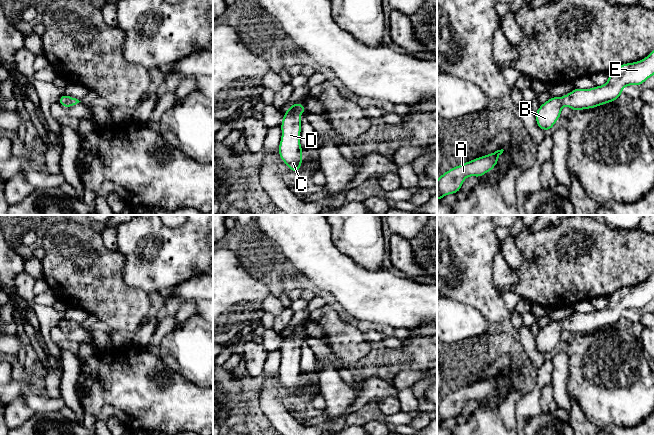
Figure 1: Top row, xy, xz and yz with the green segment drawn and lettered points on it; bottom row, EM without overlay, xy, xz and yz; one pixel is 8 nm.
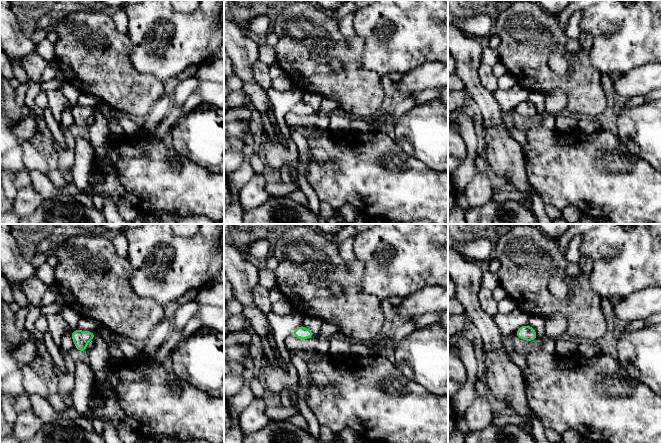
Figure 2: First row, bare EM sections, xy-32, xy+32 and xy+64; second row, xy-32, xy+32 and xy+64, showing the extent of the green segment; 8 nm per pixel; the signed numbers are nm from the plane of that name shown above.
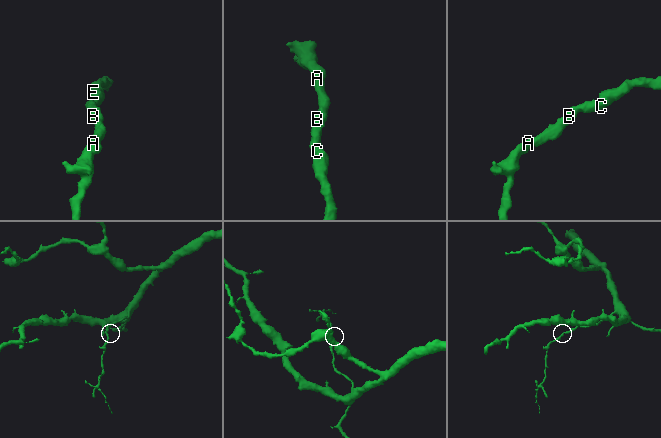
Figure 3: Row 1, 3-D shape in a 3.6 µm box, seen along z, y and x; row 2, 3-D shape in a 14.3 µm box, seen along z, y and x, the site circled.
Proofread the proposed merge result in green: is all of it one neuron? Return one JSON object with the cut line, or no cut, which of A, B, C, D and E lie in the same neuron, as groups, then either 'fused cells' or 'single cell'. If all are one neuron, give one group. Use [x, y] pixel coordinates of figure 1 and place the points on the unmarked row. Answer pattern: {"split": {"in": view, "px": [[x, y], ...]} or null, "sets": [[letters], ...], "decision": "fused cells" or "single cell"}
{"split": null, "sets": [["A", "B", "C", "D", "E"]], "decision": "single cell"}

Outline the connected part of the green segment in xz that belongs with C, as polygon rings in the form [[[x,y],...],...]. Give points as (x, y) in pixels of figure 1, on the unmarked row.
[[[300,326],[293,328],[284,337],[282,348],[280,350],[282,360],[278,370],[279,381],[284,385],[284,388],[286,388],[290,394],[296,396],[297,398],[303,384],[303,372],[300,369],[300,339],[305,335],[307,335],[306,331]]]

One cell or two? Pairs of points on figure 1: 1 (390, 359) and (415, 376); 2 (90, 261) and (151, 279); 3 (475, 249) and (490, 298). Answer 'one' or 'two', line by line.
1: two
2: two
3: one

